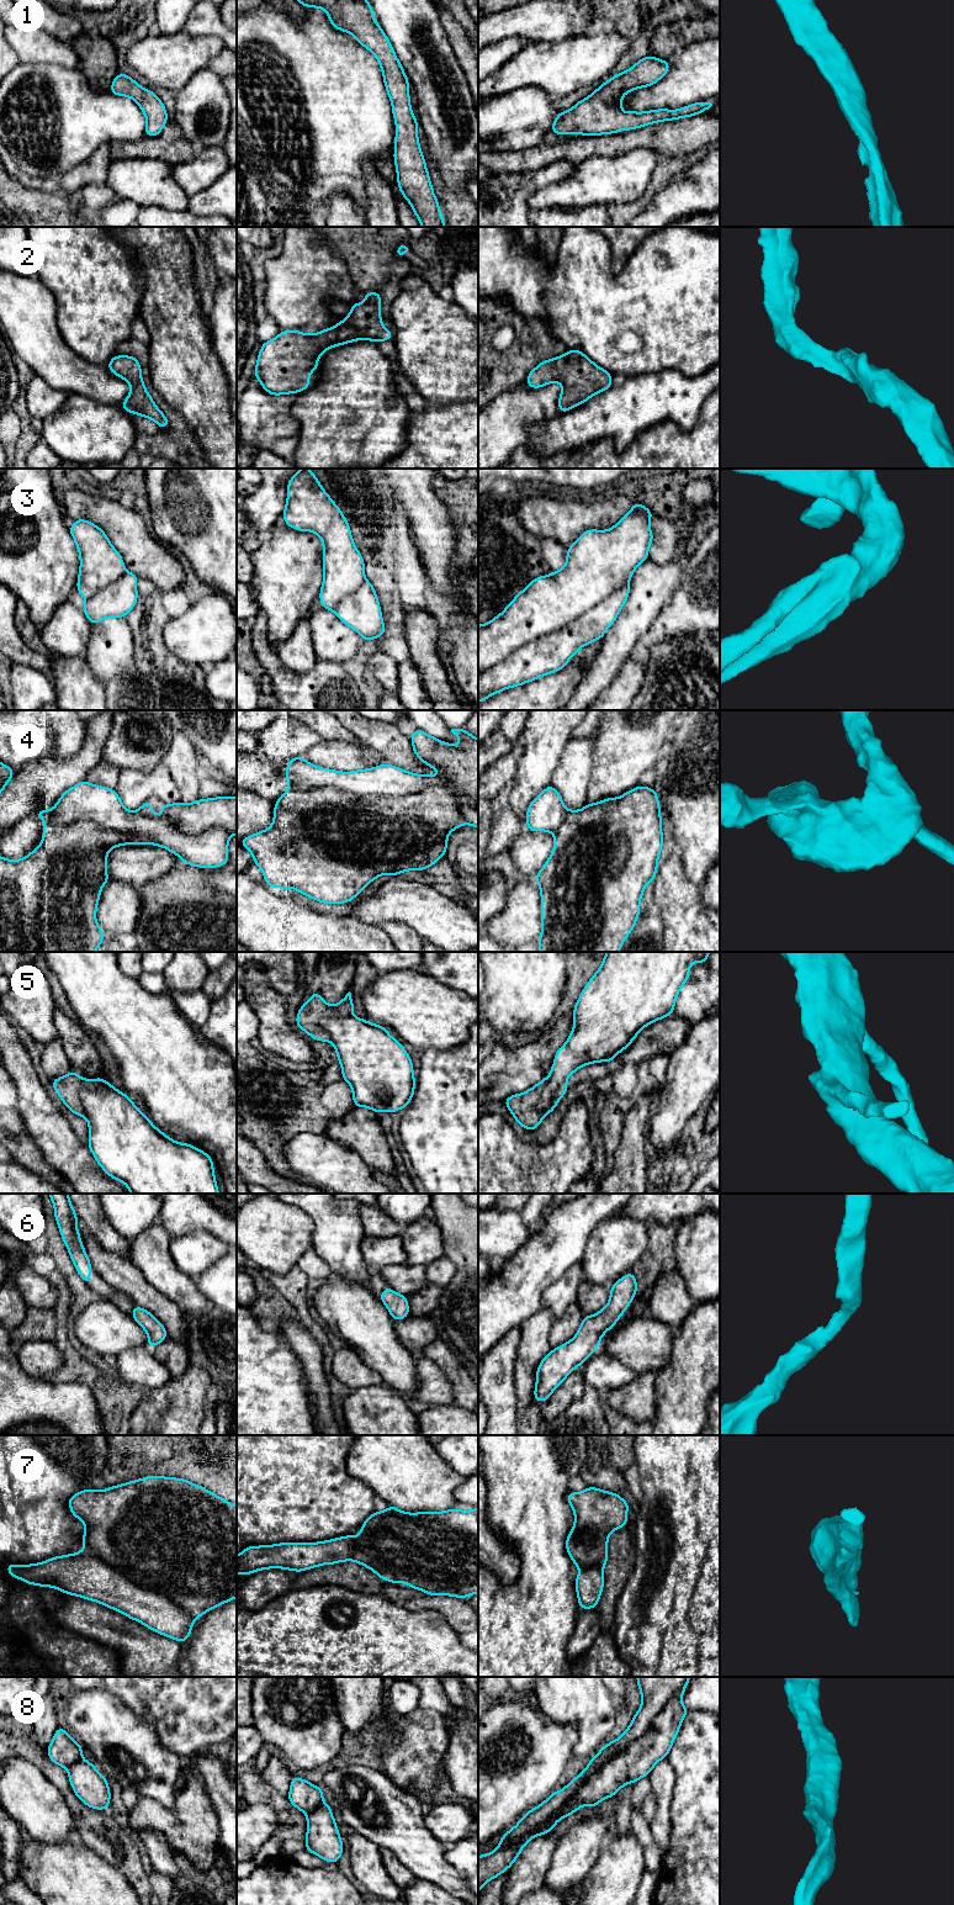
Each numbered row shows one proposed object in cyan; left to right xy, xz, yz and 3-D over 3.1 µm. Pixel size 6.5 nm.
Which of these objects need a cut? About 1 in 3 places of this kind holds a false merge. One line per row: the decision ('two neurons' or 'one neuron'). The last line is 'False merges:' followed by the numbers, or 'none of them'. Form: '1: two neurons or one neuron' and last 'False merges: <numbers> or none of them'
1: one neuron
2: one neuron
3: one neuron
4: two neurons
5: two neurons
6: one neuron
7: one neuron
8: one neuron
False merges: 4, 5

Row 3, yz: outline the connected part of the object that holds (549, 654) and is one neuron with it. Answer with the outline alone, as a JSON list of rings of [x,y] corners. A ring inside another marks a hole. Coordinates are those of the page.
[[[632,502],[630,512],[626,513],[611,529],[585,530],[573,545],[567,547],[566,566],[562,570],[553,571],[551,575],[536,577],[515,596],[499,615],[487,624],[478,625],[478,703],[508,688],[518,687],[535,681],[539,677],[561,671],[581,647],[604,637],[605,631],[614,624],[629,598],[629,580],[634,575],[636,567],[648,559],[648,549],[653,541],[653,533],[650,529],[650,518],[653,515],[656,514],[645,506]]]

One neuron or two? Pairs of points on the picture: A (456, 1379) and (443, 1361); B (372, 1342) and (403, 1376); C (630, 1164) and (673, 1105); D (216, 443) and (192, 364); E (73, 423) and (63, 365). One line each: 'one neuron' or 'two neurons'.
A: one neuron
B: one neuron
C: two neurons
D: one neuron
E: two neurons

